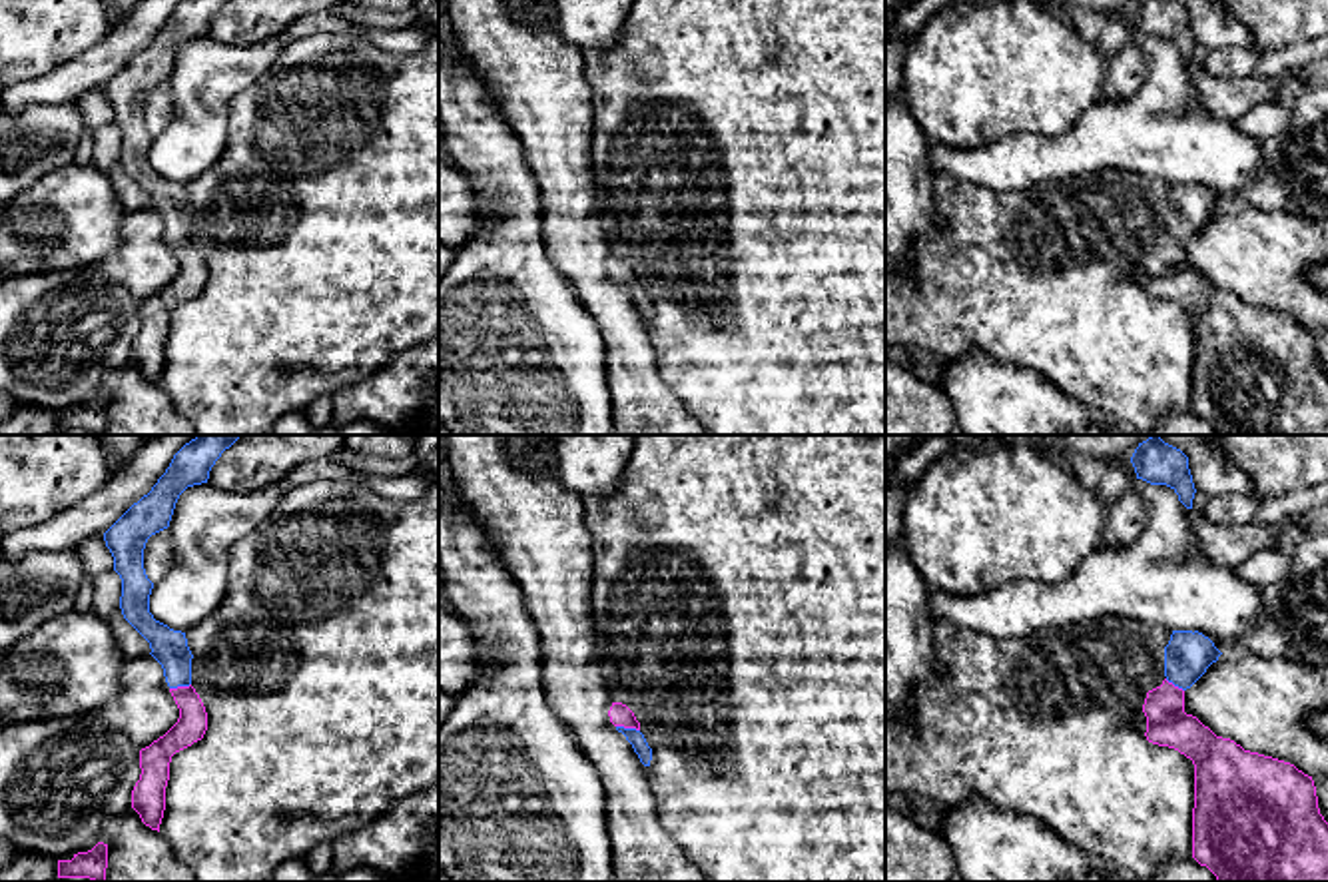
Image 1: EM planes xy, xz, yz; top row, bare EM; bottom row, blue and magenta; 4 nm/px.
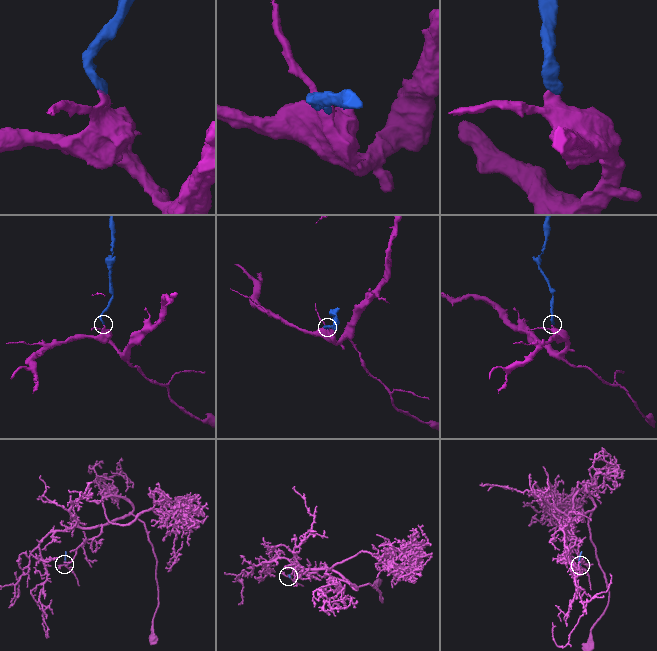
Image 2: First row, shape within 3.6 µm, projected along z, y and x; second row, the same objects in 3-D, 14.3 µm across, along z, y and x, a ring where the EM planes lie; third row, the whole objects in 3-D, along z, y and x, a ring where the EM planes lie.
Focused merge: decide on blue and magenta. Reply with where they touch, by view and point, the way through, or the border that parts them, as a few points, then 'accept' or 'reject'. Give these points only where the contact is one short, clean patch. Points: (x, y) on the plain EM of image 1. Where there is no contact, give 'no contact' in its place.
xz (629, 282) | across xz (635, 290), (629, 282), (621, 268) | accept

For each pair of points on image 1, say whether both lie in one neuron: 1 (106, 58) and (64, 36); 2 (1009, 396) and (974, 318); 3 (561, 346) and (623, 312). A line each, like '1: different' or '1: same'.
1: different
2: different
3: different

